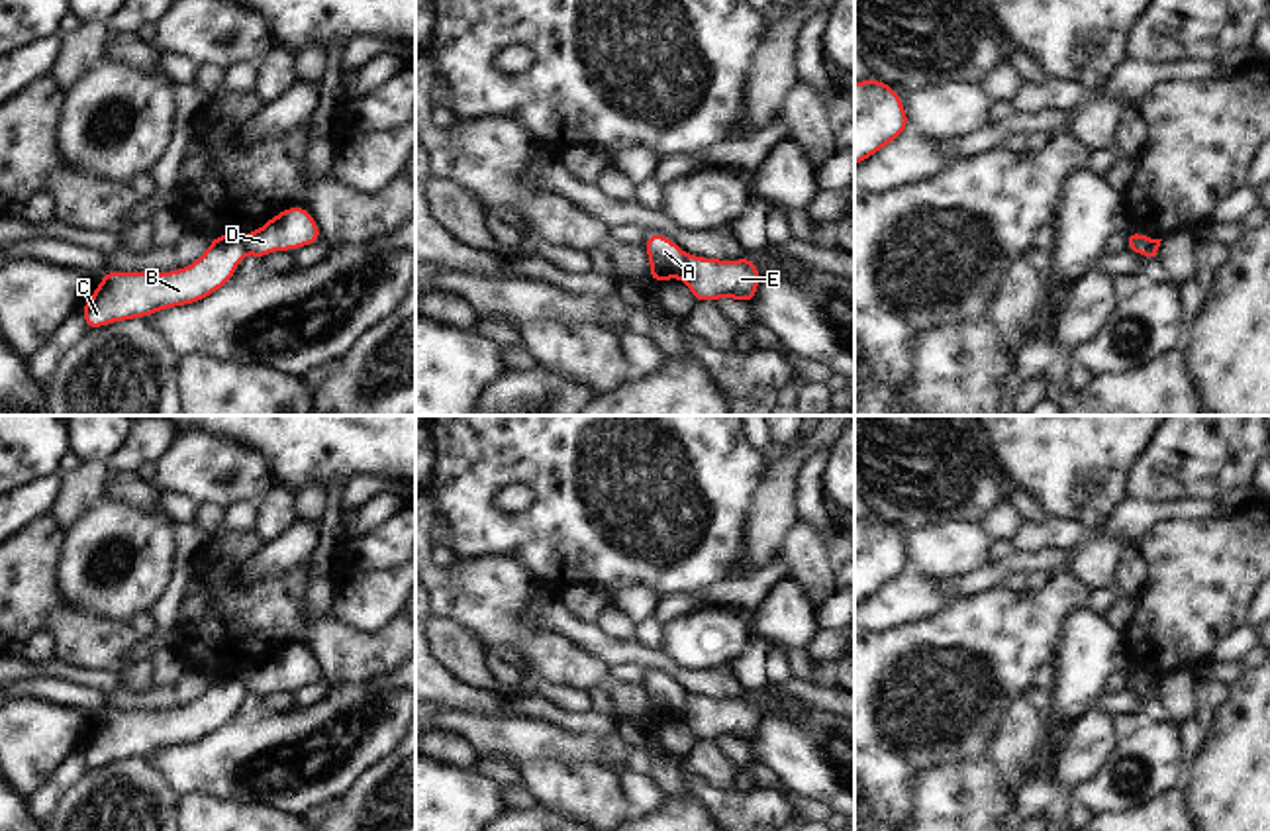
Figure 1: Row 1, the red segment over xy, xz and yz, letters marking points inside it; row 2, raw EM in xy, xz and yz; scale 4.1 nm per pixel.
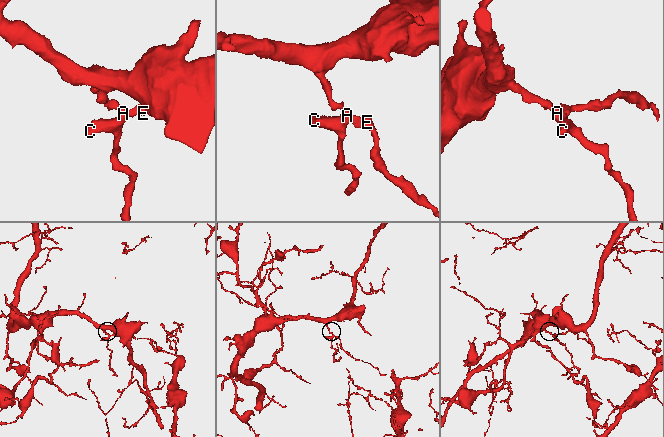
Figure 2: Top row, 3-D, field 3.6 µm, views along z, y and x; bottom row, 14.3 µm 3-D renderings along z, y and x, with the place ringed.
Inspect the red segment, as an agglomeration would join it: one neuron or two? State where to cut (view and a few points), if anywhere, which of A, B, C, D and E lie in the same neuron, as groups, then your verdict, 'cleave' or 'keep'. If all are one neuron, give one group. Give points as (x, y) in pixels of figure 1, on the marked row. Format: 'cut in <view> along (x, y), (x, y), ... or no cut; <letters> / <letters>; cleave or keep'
cut in xz along (686, 255), (686, 263), (677, 275); A B C / D E; cleave

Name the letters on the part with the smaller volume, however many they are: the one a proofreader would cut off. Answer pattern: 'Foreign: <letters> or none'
Foreign: D, E

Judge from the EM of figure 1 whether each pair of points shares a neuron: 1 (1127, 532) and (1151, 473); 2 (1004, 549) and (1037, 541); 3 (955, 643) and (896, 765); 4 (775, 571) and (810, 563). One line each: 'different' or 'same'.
1: different
2: different
3: same
4: different

